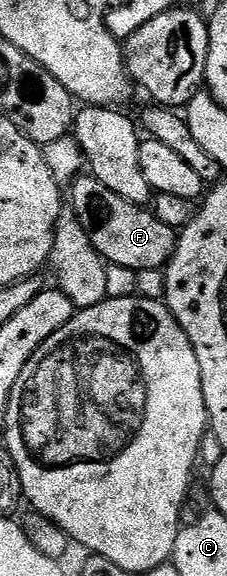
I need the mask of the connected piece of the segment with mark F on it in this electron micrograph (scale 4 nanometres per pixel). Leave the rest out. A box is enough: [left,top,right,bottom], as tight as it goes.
[67,175,177,271]

